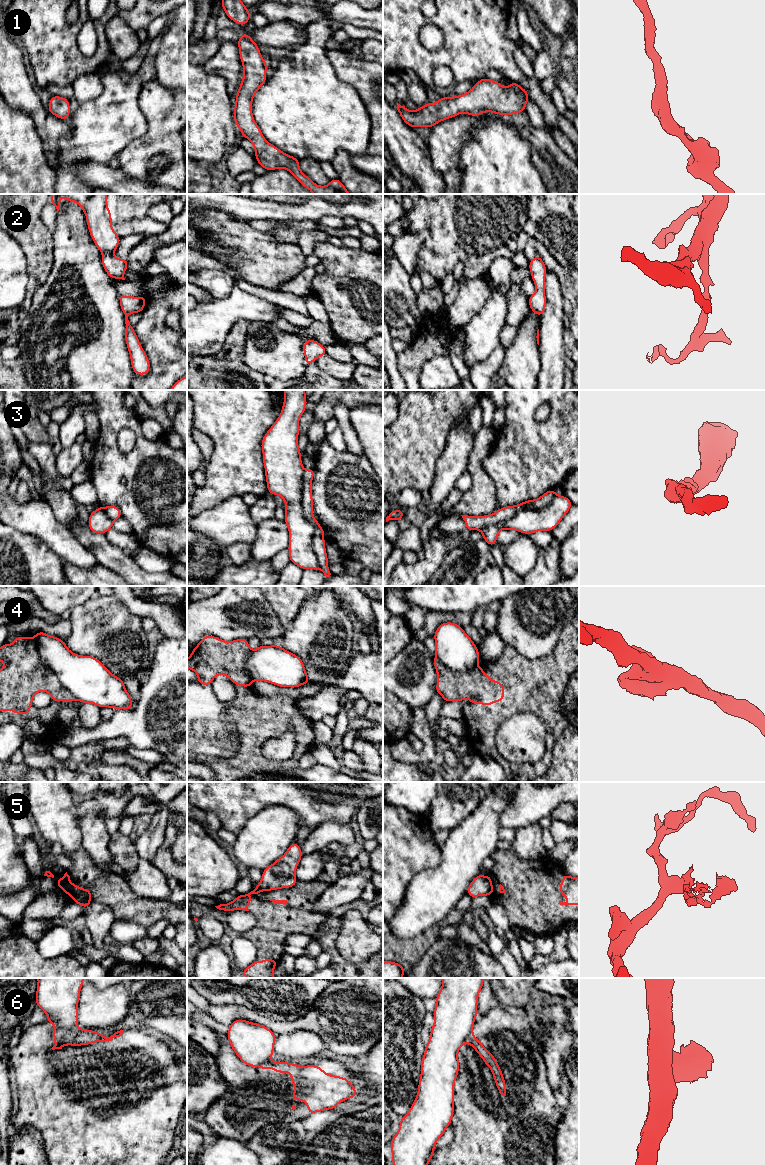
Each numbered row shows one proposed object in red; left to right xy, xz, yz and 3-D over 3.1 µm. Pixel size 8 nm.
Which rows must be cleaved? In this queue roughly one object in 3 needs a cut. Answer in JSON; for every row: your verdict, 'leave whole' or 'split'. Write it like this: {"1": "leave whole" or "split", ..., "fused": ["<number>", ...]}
{"1": "leave whole", "2": "leave whole", "3": "split", "4": "split", "5": "split", "6": "split", "fused": ["3", "4", "5", "6"]}

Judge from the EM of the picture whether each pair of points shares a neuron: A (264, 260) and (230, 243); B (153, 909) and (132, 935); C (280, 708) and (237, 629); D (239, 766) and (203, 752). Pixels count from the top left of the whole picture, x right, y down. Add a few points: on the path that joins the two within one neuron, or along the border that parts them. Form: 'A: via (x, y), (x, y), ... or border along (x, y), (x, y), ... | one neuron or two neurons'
A: via (256, 256), (238, 246) | one neuron
B: border along (117, 919), (136, 922), (146, 929) | two neurons
C: border along (217, 637), (228, 641), (240, 638), (247, 639) | two neurons
D: via (230, 758), (218, 752), (212, 752) | one neuron

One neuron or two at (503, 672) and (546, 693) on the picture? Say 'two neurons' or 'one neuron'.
one neuron

